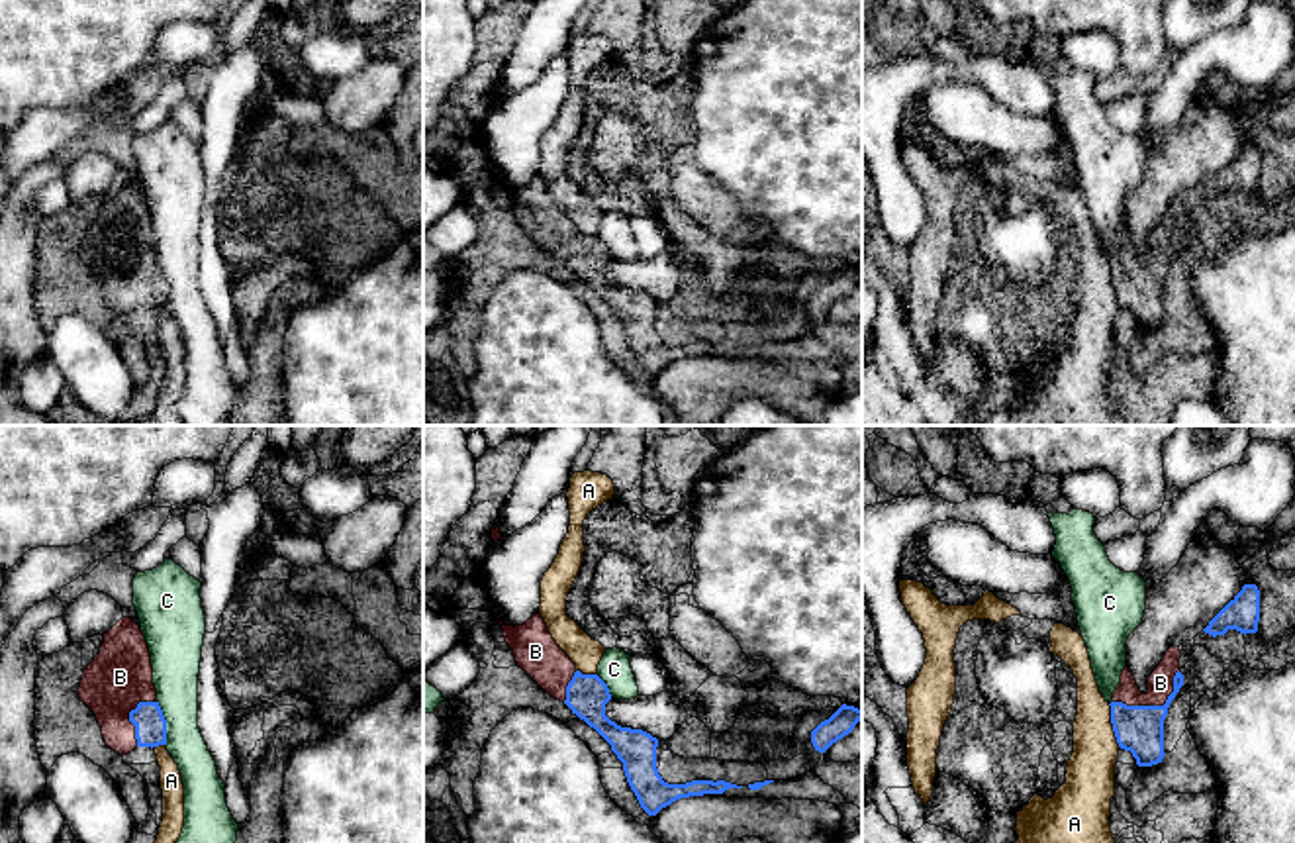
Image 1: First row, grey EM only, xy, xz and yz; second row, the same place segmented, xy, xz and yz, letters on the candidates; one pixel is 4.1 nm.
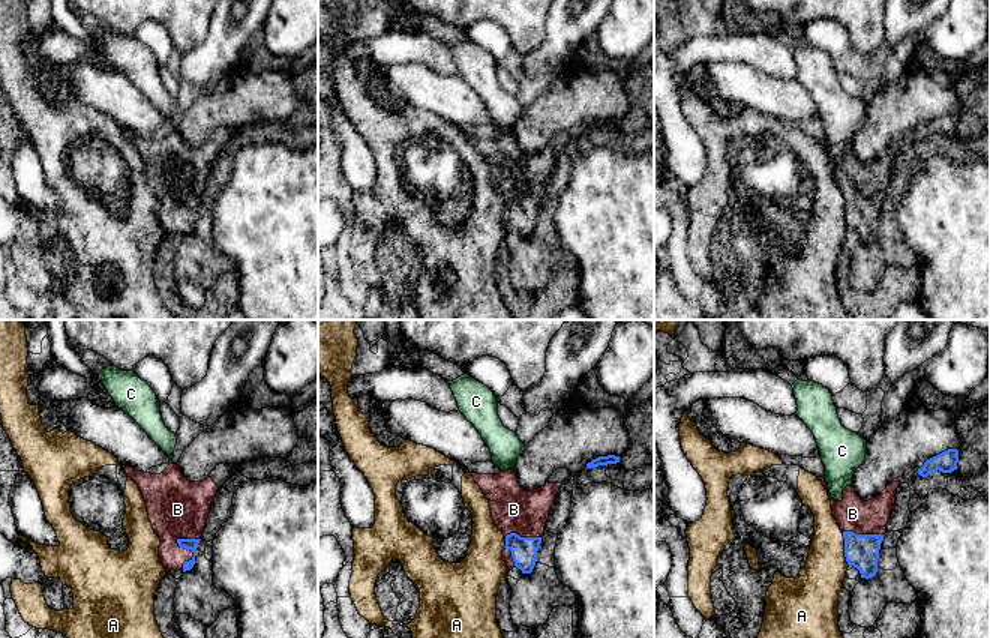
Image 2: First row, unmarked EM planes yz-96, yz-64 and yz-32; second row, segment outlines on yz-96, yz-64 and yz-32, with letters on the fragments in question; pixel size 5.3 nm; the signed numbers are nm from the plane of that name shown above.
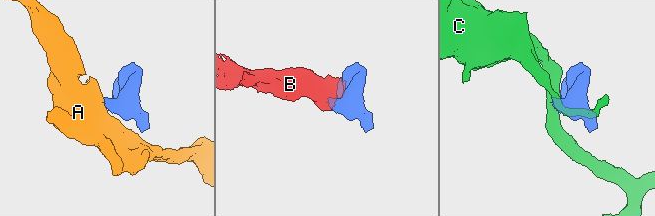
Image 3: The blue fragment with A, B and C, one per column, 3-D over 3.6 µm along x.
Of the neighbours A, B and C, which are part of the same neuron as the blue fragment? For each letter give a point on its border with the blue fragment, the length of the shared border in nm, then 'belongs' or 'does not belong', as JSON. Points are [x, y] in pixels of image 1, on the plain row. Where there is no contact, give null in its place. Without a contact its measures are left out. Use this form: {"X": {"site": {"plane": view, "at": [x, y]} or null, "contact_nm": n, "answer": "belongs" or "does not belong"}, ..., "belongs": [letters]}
{"A": {"site": {"plane": "yz", "at": [1113, 287]}, "contact_nm": 190, "answer": "does not belong"}, "B": {"site": {"plane": "yz", "at": [1154, 267]}, "contact_nm": 300, "answer": "belongs"}, "C": {"site": {"plane": "xy", "at": [165, 283]}, "contact_nm": 190, "answer": "does not belong"}, "belongs": ["B"]}

